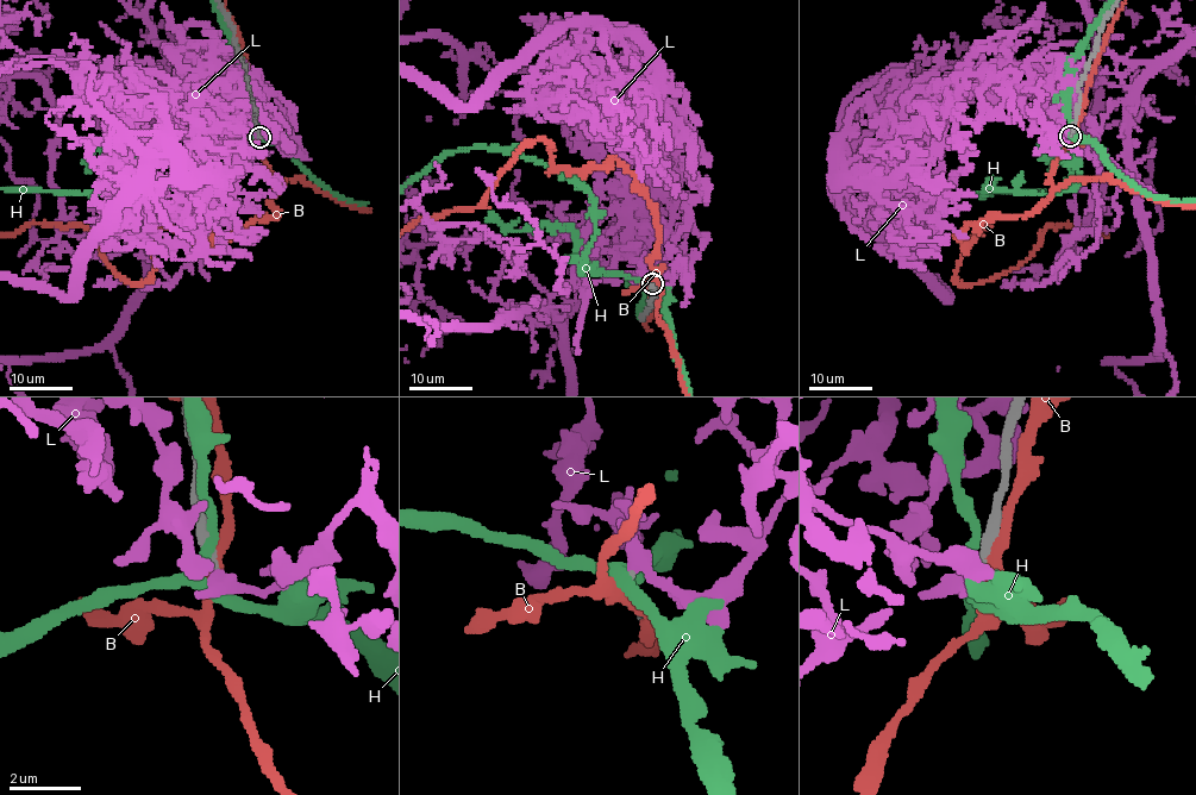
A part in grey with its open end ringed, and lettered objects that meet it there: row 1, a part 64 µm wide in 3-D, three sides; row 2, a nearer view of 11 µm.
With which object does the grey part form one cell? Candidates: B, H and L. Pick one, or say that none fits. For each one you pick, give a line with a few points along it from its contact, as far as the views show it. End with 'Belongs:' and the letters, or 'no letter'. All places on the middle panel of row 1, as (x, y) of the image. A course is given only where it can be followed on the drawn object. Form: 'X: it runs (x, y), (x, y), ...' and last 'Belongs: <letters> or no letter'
Belongs: no letter

